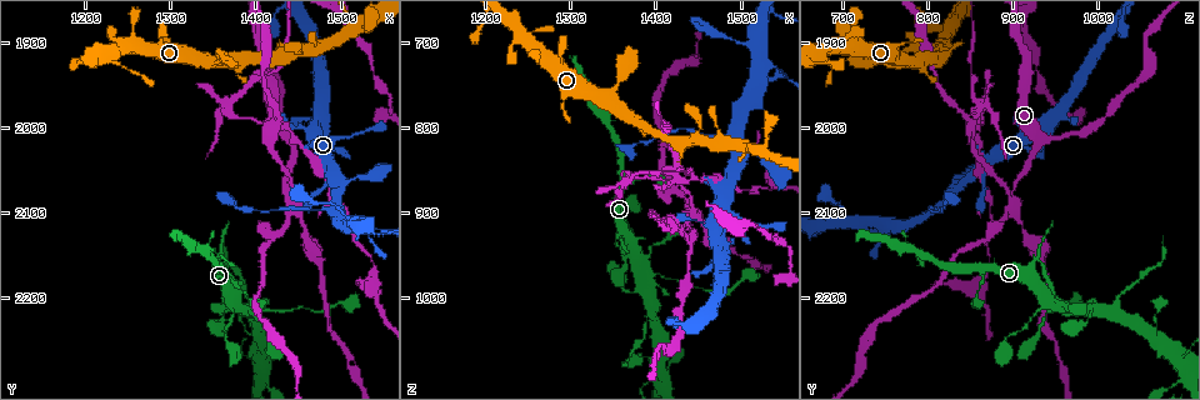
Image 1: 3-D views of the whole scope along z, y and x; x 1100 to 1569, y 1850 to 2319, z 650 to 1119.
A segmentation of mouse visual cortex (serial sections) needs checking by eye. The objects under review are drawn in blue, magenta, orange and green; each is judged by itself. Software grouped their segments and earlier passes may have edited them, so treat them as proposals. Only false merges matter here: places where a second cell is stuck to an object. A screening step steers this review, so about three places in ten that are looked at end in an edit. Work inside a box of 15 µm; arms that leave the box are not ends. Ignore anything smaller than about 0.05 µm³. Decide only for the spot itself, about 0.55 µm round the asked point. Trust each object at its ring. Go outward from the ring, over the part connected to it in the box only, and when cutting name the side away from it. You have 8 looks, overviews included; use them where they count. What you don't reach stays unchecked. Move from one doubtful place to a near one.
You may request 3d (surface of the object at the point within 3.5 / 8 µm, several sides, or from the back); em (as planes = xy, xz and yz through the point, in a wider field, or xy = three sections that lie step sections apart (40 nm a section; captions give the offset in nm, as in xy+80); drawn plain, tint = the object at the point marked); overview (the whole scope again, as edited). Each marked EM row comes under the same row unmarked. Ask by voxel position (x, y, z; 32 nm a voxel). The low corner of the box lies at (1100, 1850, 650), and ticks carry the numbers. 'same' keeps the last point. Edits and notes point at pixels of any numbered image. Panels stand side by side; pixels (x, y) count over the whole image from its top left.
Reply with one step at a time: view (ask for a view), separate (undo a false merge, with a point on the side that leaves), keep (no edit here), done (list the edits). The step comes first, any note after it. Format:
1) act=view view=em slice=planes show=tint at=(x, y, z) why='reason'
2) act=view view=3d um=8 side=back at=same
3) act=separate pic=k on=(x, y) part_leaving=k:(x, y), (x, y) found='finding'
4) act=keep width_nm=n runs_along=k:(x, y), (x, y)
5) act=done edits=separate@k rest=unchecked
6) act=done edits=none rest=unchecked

act=view view=3d um=3.5 at=(1440, 2070, 905) why='sharp bend'

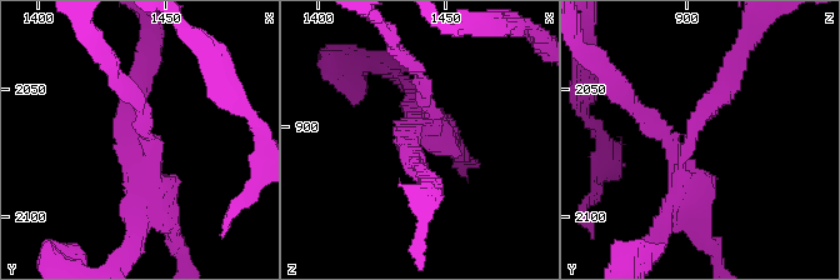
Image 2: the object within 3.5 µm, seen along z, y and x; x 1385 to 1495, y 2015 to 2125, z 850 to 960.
act=view view=em slice=xy step=5 show=tint at=(1434, 2070, 902) arms=3 arm_widths_nm=200,250,300 why='now the EM'

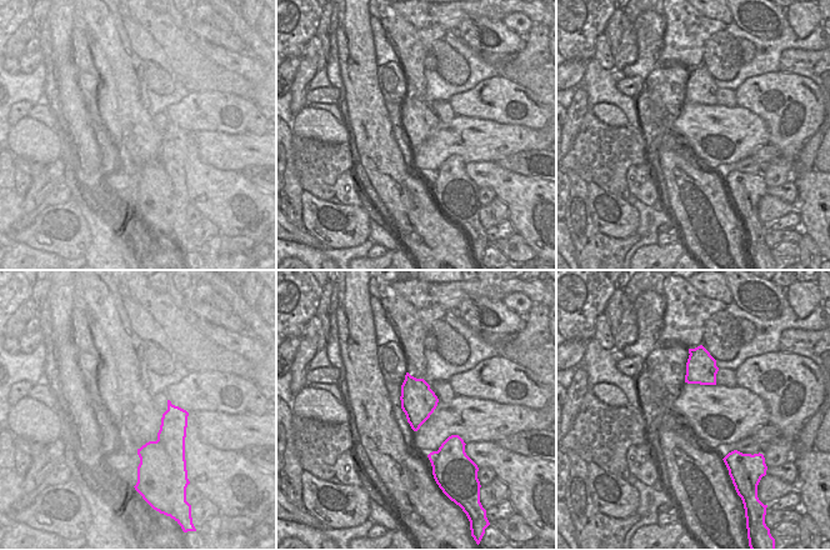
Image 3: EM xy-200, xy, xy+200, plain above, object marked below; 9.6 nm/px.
act=separate pic=2 on=(706, 243) width_nm=340 part_leaving=2:(675, 150), (601, 70) found='two cells meet here'

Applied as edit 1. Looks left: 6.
act=view view=overview why='redraw'

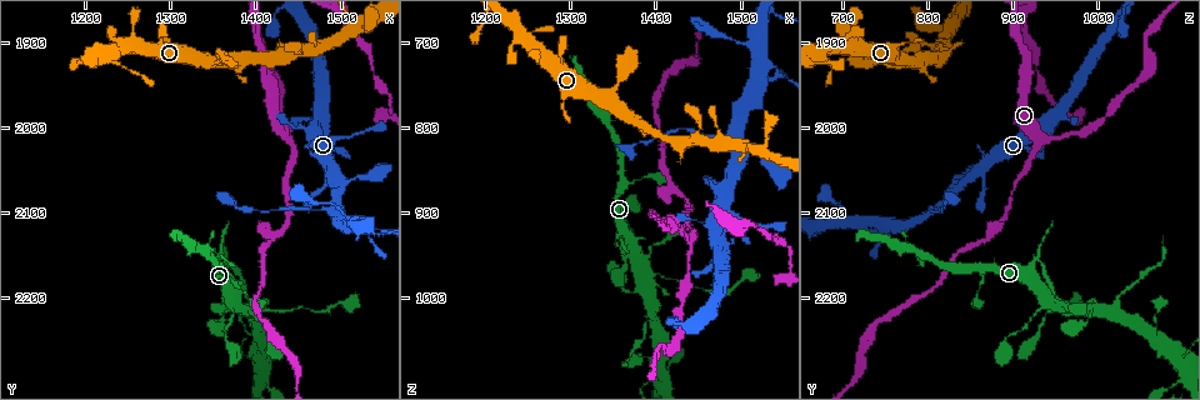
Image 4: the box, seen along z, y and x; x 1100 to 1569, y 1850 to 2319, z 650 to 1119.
act=view view=3d um=3.5 at=(1395, 2210, 1020) why='three-way junction'

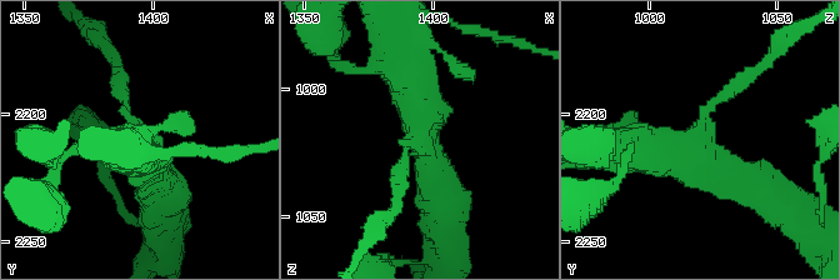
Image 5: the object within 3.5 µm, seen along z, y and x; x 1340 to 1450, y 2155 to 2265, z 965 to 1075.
act=view view=em slice=xy step=2 show=tint at=(1394, 2208, 1017) arms=3 arm_widths_nm=150,450,600 why='now the EM'

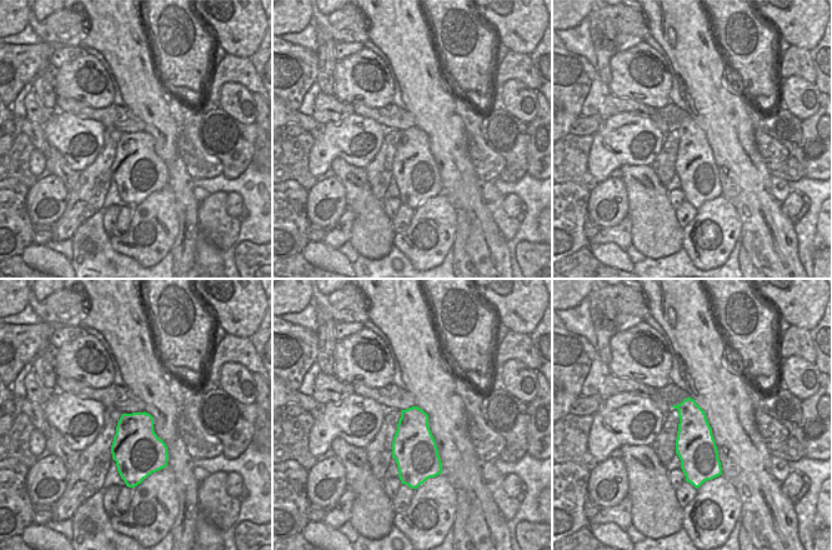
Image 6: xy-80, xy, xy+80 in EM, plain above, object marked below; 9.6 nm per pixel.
act=separate pic=5 on=(733, 86) part_leaving=5:(704, 115), (790, 34) found='a second cell is stuck on'

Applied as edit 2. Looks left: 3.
act=view view=overview why='redraw'

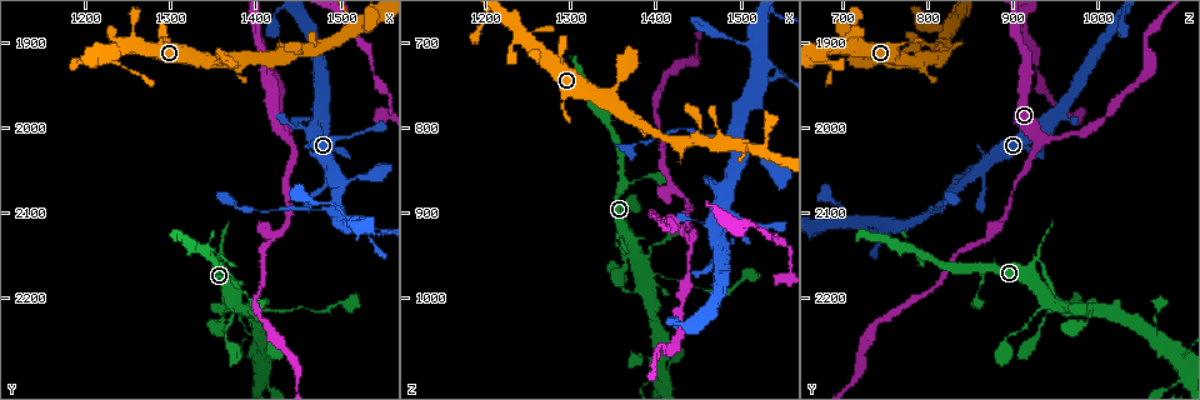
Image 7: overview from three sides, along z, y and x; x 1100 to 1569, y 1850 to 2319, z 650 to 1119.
act=view view=3d um=3.5 at=(1290, 1895, 720) why='a narrow waist'

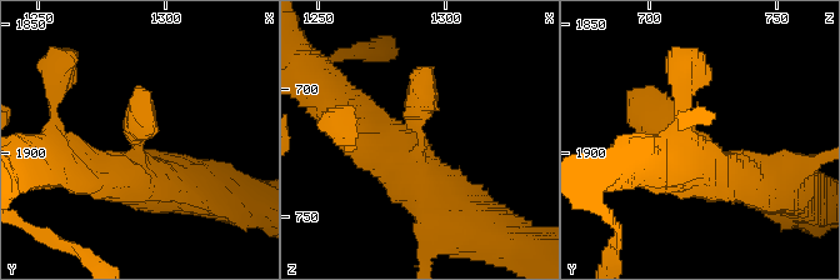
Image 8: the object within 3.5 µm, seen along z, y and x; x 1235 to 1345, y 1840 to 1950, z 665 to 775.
act=keep arm_widths_nm=350,600 runs_along=8:(761, 184), (634, 95) found='one cell here'

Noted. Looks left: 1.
act=done edits=separate@2,separate@5 rest=unchecked

